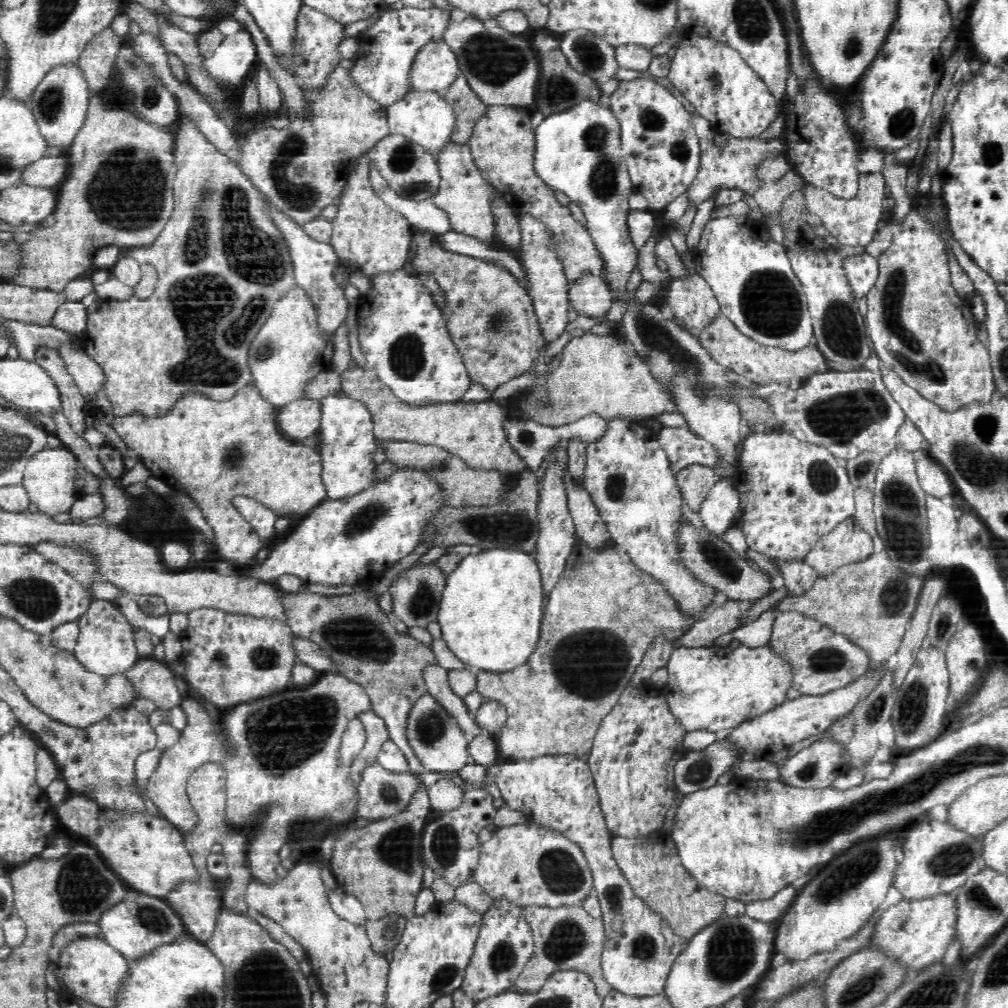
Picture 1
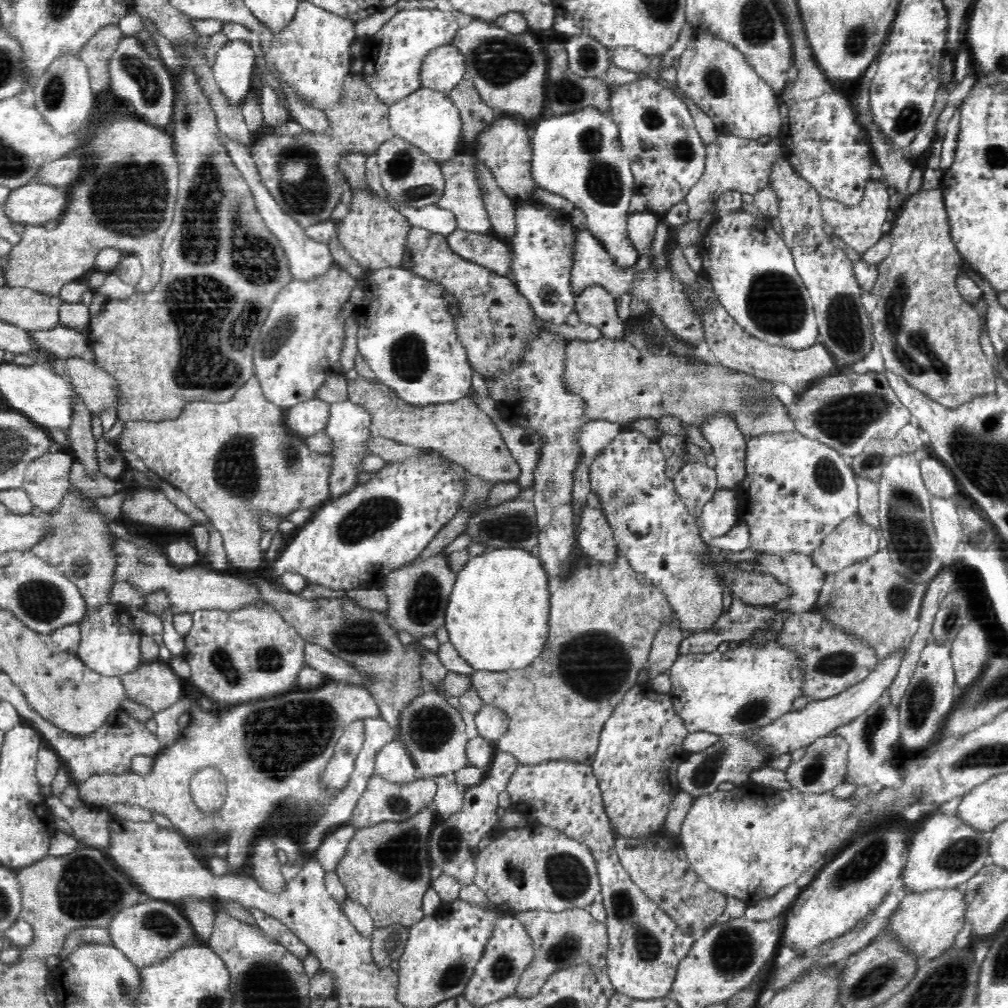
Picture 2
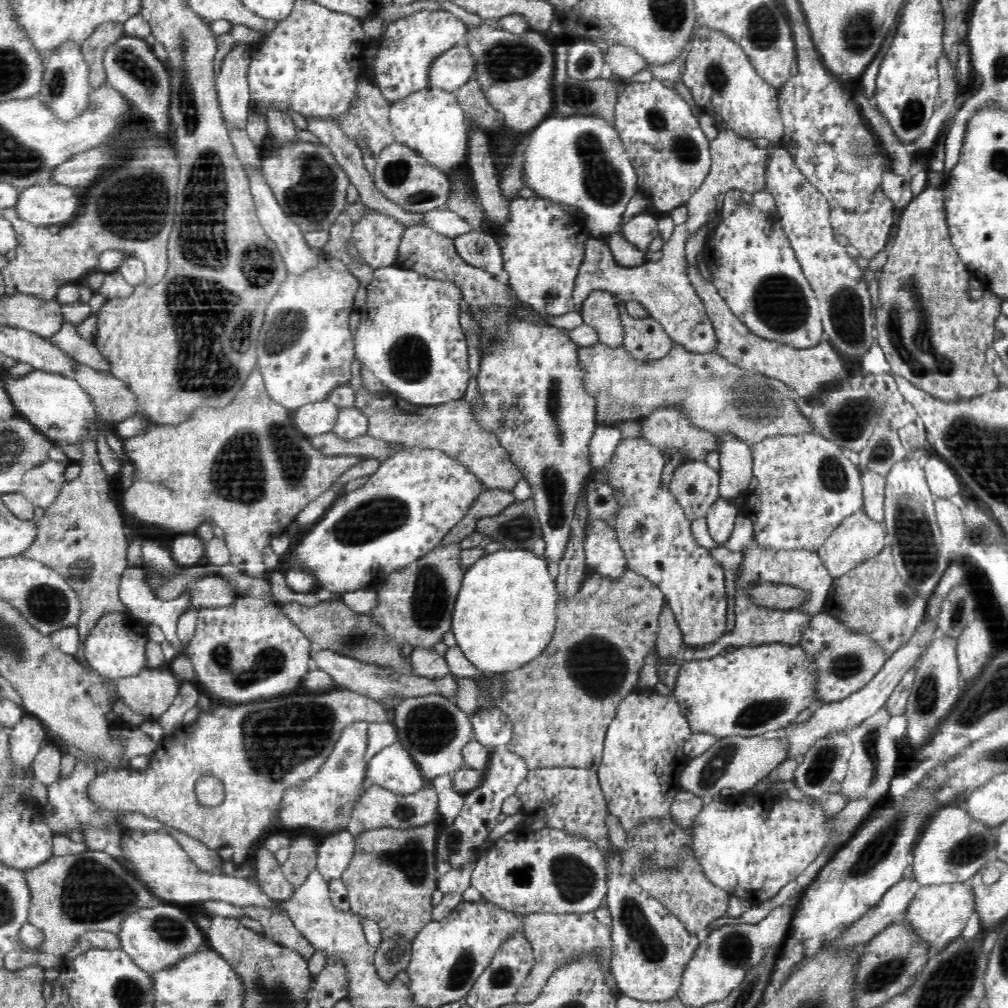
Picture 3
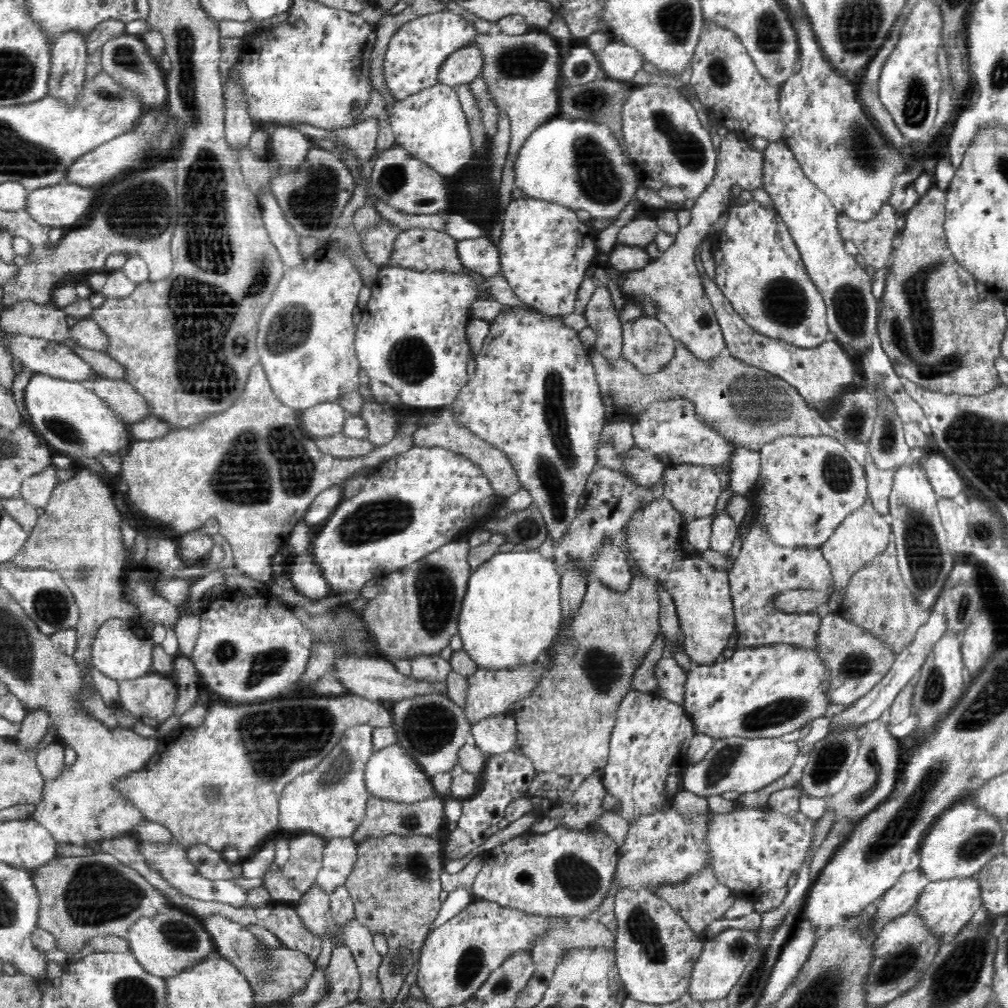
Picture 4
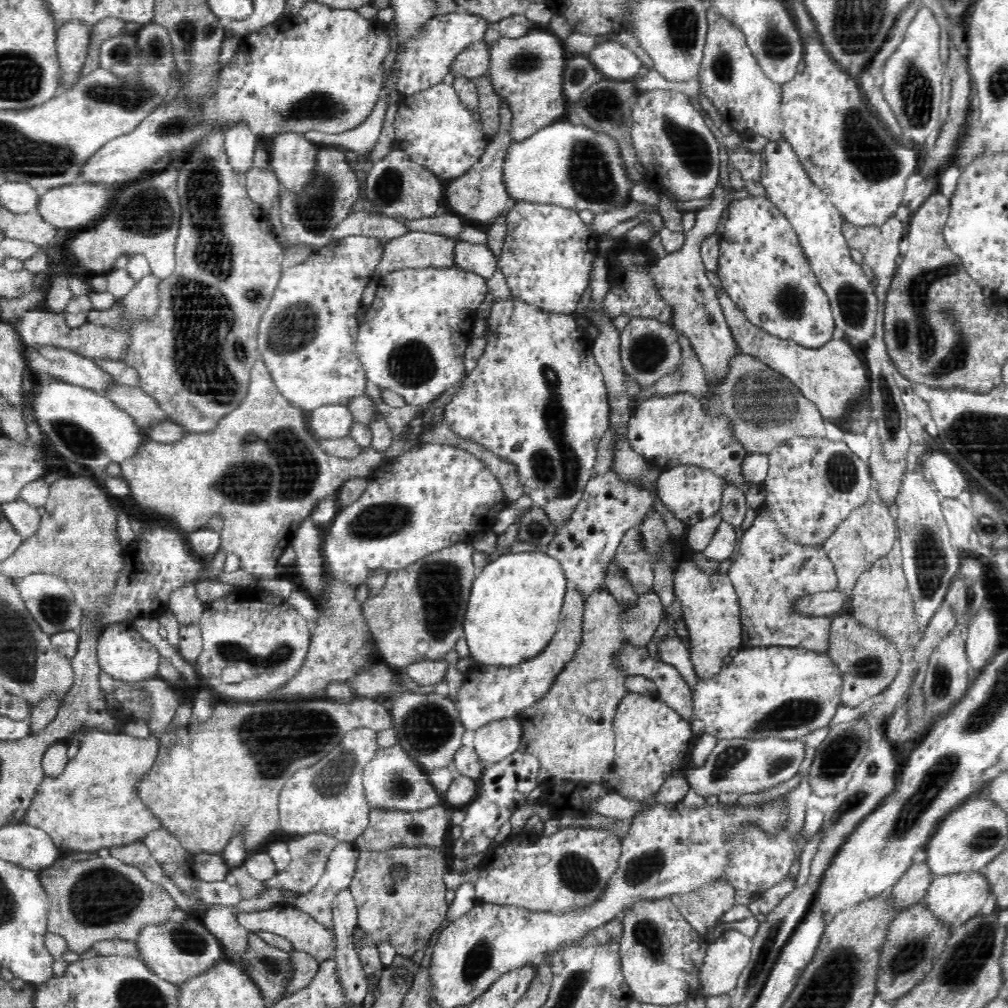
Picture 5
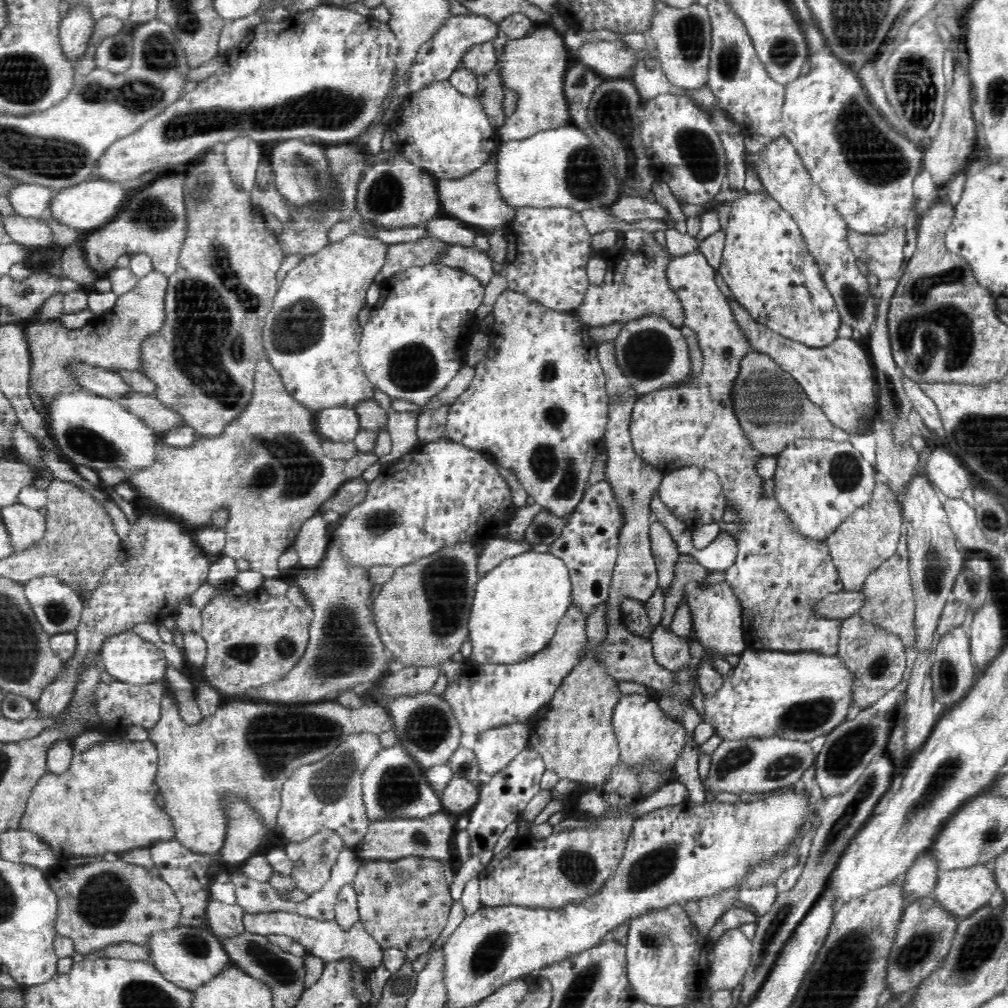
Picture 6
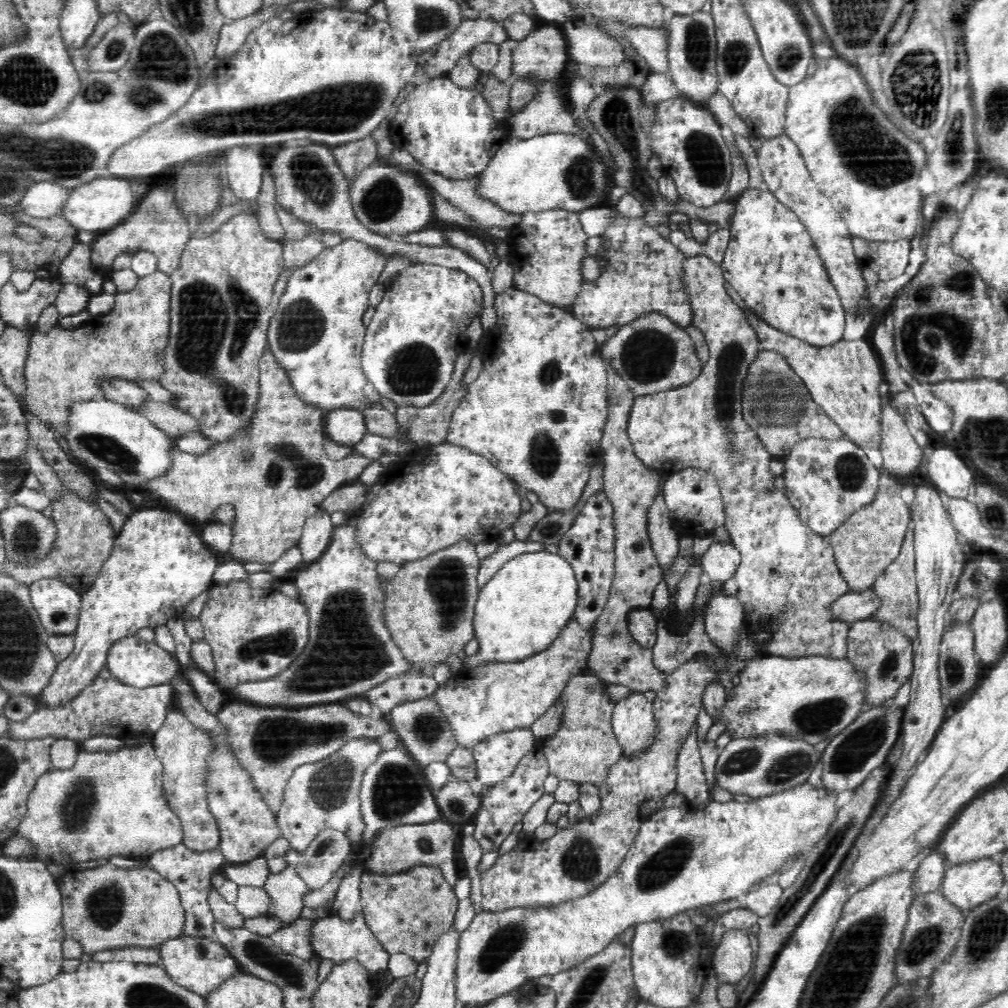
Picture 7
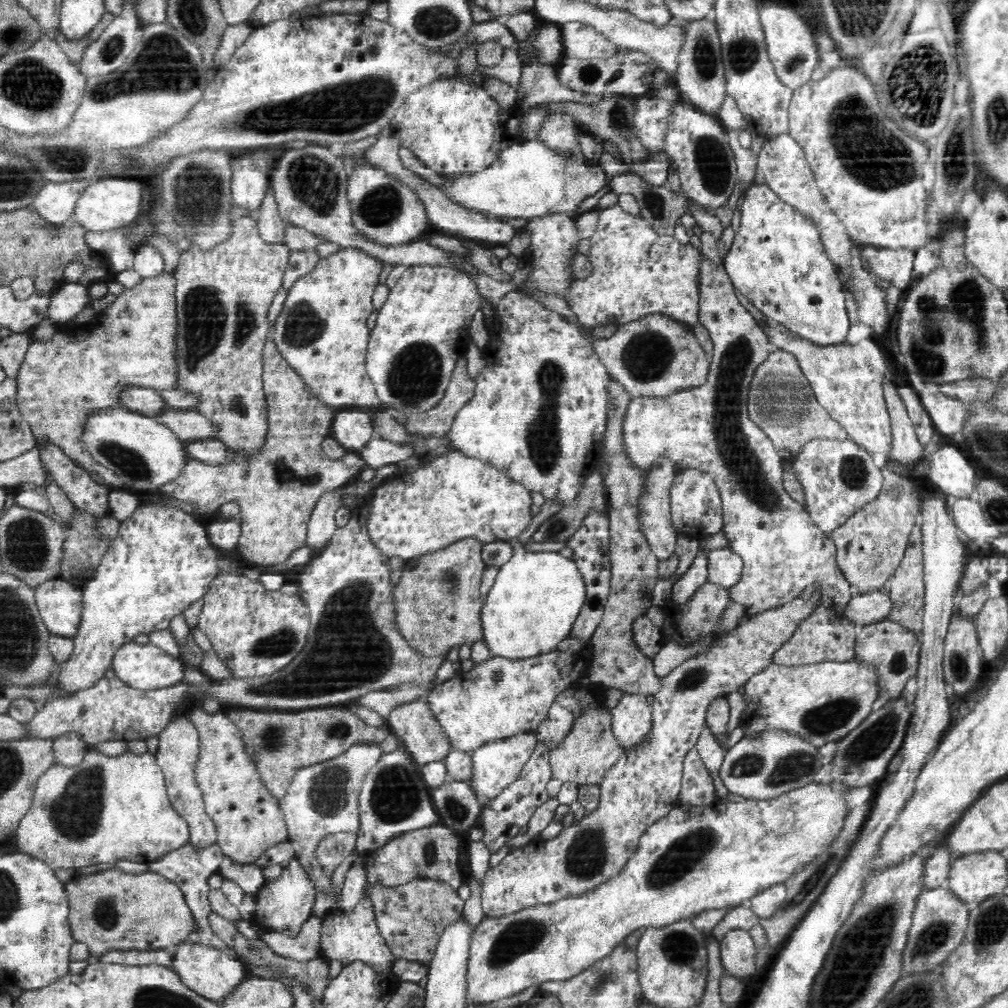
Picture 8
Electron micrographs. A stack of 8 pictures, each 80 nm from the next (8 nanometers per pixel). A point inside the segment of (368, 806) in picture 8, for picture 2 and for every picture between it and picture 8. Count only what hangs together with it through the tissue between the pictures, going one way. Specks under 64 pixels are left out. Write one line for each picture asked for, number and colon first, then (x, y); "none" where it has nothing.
2: (393, 762)
3: (393, 768)
4: (392, 774)
5: (392, 780)
6: (394, 785)
7: (394, 791)

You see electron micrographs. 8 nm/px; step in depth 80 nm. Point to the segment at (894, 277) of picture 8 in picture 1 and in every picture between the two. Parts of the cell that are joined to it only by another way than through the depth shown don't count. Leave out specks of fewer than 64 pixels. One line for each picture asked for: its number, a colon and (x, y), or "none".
1: (853, 222)
2: (860, 226)
3: (869, 233)
4: (873, 239)
5: (879, 245)
6: (882, 253)
7: (887, 259)

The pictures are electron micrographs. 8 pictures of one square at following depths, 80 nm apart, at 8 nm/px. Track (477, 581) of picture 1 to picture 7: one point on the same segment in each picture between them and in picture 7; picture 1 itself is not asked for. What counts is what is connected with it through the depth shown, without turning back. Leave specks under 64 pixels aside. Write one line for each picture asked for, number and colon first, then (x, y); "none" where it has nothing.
2: (497, 619)
3: (506, 614)
4: (511, 614)
5: (516, 601)
6: (517, 607)
7: (526, 606)

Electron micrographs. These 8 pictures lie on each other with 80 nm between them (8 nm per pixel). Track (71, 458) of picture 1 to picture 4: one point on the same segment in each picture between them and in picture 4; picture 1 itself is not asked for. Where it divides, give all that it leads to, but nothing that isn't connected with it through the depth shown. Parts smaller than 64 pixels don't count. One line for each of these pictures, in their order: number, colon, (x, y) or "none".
2: (47, 480)
3: (41, 485)
4: (37, 490)

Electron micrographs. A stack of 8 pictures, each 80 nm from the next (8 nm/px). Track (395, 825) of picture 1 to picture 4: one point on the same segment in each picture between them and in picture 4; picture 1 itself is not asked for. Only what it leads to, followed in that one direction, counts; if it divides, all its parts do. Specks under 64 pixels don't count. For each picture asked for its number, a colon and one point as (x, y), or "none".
2: (386, 868)
3: (390, 880)
4: (394, 885)

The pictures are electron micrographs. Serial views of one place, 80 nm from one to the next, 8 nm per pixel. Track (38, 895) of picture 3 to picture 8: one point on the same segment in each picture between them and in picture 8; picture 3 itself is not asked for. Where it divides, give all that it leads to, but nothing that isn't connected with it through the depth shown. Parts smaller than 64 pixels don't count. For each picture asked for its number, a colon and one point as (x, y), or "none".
4: (83, 897)
5: (100, 899)
6: (104, 903)
7: (106, 907)
8: (111, 910)

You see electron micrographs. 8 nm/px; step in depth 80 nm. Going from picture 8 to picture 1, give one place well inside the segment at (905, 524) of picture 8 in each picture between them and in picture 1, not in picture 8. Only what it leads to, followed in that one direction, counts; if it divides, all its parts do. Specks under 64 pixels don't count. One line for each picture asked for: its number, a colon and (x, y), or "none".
1: (847, 543)
2: (853, 540)
3: (859, 537)
4: (863, 535)
5: (868, 534)
6: (869, 536)
7: (867, 543)

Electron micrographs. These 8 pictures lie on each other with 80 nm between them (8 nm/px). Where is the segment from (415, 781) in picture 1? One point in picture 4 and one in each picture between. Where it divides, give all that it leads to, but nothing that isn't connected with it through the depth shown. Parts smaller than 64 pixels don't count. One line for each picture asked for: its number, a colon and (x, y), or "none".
2: (383, 800)
3: (379, 808)
4: (383, 818)

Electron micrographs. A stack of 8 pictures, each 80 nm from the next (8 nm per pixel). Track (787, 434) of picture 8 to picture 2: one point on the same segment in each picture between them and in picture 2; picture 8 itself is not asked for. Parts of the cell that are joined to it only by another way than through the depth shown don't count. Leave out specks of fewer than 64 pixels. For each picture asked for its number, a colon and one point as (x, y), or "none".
2: (618, 382)
3: (717, 395)
4: (750, 407)
5: (765, 409)
6: (772, 408)
7: (775, 402)

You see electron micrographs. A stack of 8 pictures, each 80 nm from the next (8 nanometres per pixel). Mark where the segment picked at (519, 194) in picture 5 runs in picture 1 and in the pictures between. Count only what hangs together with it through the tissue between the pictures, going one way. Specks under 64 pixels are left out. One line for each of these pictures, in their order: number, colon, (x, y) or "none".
1: (578, 151)
2: (579, 156)
3: (580, 160)
4: (579, 164)

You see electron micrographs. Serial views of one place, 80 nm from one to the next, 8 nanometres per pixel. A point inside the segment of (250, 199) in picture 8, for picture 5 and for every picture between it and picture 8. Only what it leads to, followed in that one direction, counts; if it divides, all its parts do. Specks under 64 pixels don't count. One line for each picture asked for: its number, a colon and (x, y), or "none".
5: (240, 144)
6: (243, 155)
7: (244, 170)

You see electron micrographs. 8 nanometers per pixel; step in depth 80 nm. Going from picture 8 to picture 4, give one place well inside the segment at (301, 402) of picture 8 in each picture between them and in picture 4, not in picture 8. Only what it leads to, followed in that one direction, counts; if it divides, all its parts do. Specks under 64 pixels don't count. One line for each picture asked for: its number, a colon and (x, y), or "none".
4: (252, 467)
5: (262, 469)
6: (267, 469)
7: (275, 473)

